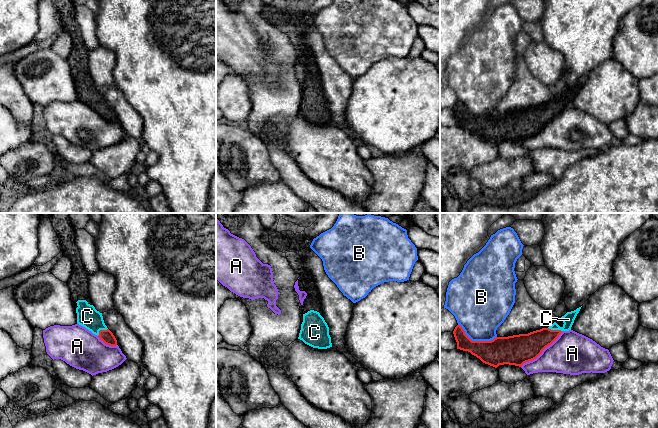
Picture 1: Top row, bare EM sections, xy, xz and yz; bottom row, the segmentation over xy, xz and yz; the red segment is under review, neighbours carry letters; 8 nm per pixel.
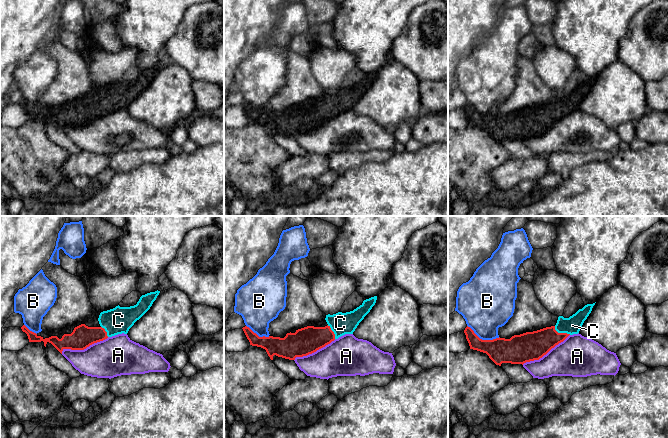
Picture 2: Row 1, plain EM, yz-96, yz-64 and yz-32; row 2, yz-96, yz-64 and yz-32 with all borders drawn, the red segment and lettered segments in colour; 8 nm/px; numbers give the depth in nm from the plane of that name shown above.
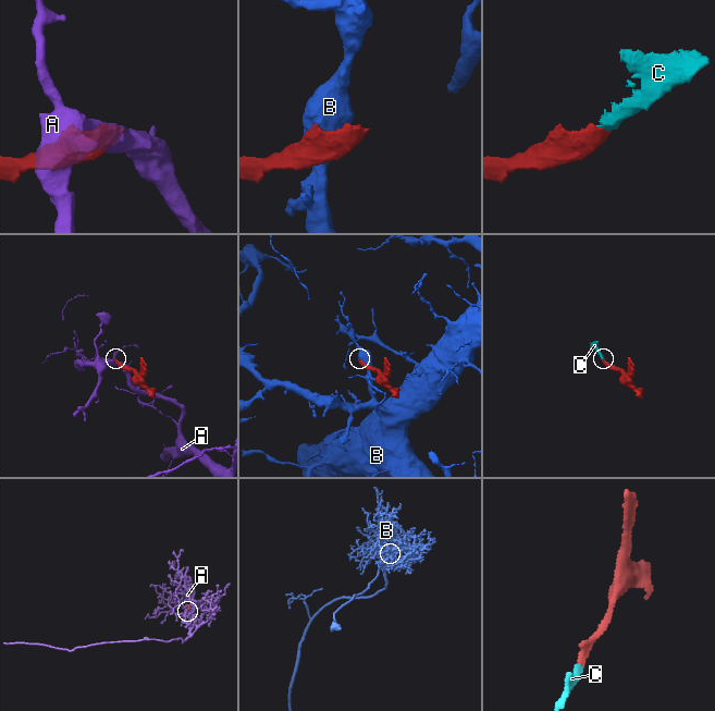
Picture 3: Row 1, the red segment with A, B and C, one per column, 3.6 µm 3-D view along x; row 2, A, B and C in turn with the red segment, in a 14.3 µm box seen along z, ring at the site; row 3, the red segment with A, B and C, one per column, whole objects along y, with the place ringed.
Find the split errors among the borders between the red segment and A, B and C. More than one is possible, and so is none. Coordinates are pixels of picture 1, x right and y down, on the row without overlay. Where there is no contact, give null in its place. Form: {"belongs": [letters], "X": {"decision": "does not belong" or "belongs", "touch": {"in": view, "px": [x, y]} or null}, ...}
{"belongs": ["C"], "A": {"decision": "does not belong", "touch": {"in": "yz", "px": [541, 128]}}, "B": {"decision": "does not belong", "touch": {"in": "yz", "px": [476, 117]}}, "C": {"decision": "belongs", "touch": {"in": "yz", "px": [555, 106]}}}

